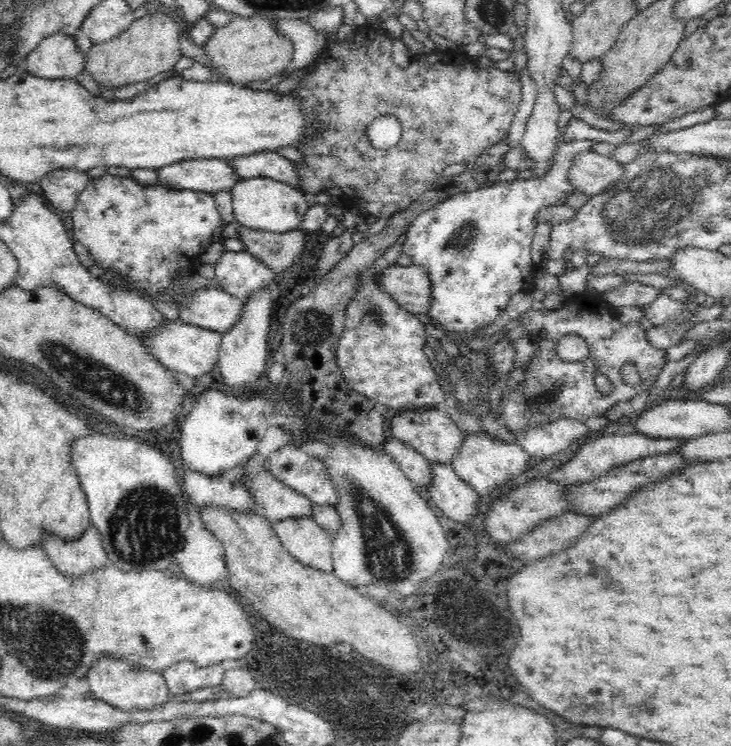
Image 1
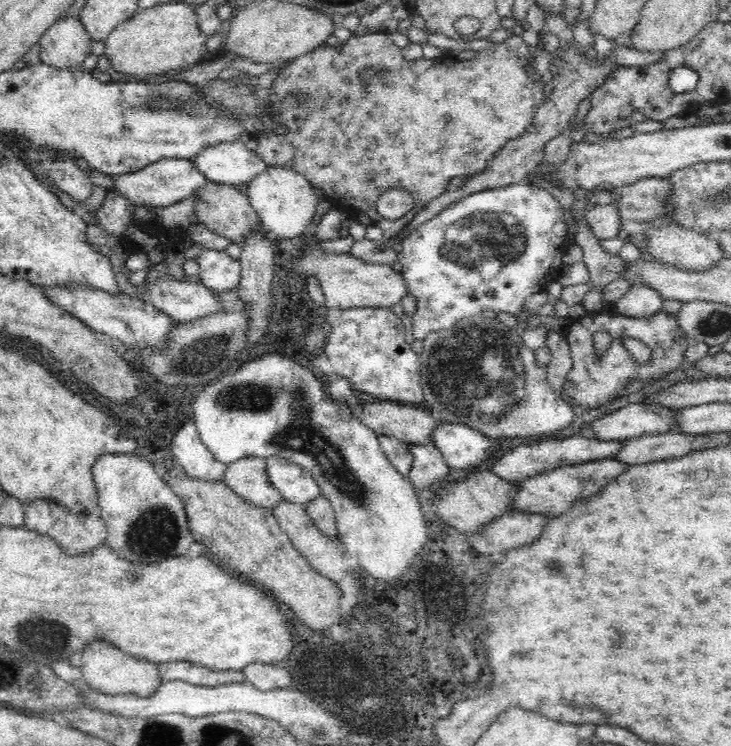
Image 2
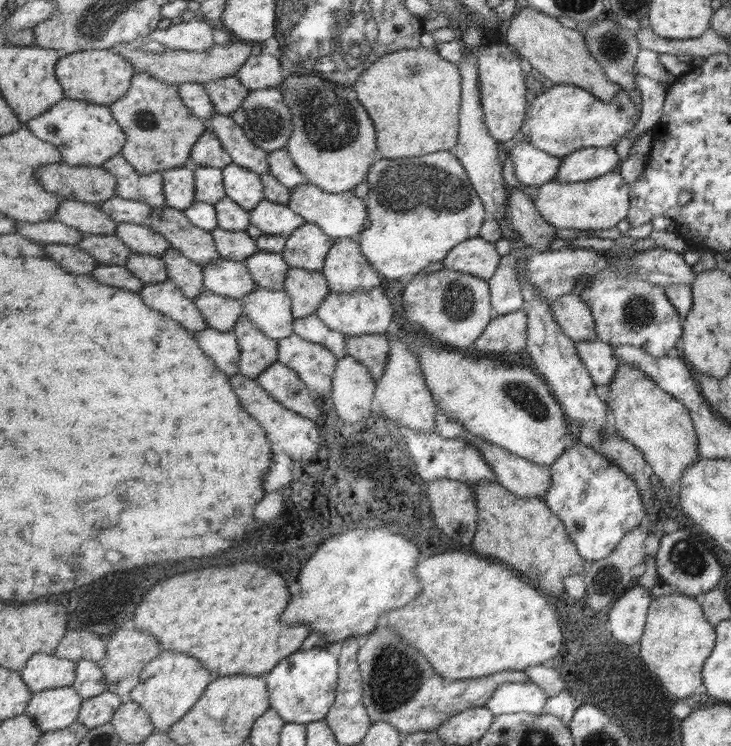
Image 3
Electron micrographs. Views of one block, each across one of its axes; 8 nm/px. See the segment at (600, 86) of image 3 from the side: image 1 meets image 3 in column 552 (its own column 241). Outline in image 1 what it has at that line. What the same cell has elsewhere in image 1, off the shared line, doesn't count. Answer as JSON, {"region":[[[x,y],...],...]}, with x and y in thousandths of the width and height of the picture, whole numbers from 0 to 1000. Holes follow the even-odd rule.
{"region":[[[324,21],[309,35],[297,38],[279,62],[290,84],[291,106],[306,102],[317,111],[339,114],[342,109],[364,107],[395,94],[405,71],[404,60],[397,50],[384,46],[380,32],[382,27],[372,21]]]}

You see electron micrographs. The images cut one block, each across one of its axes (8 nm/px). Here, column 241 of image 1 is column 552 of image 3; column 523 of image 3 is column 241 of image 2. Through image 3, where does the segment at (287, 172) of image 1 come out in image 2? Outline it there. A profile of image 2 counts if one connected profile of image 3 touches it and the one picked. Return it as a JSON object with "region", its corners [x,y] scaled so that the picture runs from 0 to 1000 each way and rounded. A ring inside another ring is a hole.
{"region":[[[323,185],[323,188],[301,188],[294,189],[293,193],[278,194],[276,201],[260,212],[260,218],[283,241],[326,249],[339,247],[354,231],[367,224],[364,218],[358,217],[358,213],[353,212],[352,205],[339,201],[327,185]]]}

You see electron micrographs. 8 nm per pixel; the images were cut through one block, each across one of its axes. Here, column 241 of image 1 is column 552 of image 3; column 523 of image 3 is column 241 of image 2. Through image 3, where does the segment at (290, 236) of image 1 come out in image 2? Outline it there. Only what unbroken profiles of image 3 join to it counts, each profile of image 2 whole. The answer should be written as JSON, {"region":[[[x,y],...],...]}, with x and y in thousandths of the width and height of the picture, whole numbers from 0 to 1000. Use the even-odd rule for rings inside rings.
{"region":[[[282,241],[267,255],[265,261],[271,260],[271,271],[261,290],[263,298],[285,304],[287,310],[315,319],[319,324],[330,327],[337,322],[337,316],[345,307],[353,306],[357,295],[343,275],[341,263],[337,257],[328,257],[323,247],[306,247]]]}

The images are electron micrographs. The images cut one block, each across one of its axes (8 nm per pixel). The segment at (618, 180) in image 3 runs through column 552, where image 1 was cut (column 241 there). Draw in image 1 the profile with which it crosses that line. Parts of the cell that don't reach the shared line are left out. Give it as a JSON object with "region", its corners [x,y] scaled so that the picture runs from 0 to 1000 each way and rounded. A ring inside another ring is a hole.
{"region":[[[369,237],[341,239],[326,243],[315,255],[319,268],[320,295],[342,306],[389,311],[412,307],[416,290],[427,275],[425,263],[410,249],[397,248]]]}

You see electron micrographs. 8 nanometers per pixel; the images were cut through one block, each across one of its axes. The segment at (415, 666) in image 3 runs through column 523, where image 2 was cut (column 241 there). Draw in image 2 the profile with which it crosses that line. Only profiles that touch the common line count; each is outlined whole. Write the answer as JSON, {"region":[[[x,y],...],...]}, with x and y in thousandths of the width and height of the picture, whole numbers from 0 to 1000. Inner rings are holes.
{"region":[[[254,886],[215,889],[223,913],[252,913],[283,921],[297,921],[338,912],[331,899],[291,899],[276,890],[254,890]]]}

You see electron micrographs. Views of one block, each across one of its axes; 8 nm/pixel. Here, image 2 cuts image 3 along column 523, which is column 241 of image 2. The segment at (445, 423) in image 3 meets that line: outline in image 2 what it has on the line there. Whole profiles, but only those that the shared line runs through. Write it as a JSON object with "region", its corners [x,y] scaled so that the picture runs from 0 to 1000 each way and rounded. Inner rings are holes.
{"region":[[[328,614],[309,625],[305,646],[331,669],[369,682],[387,670],[367,645],[363,614]]]}

